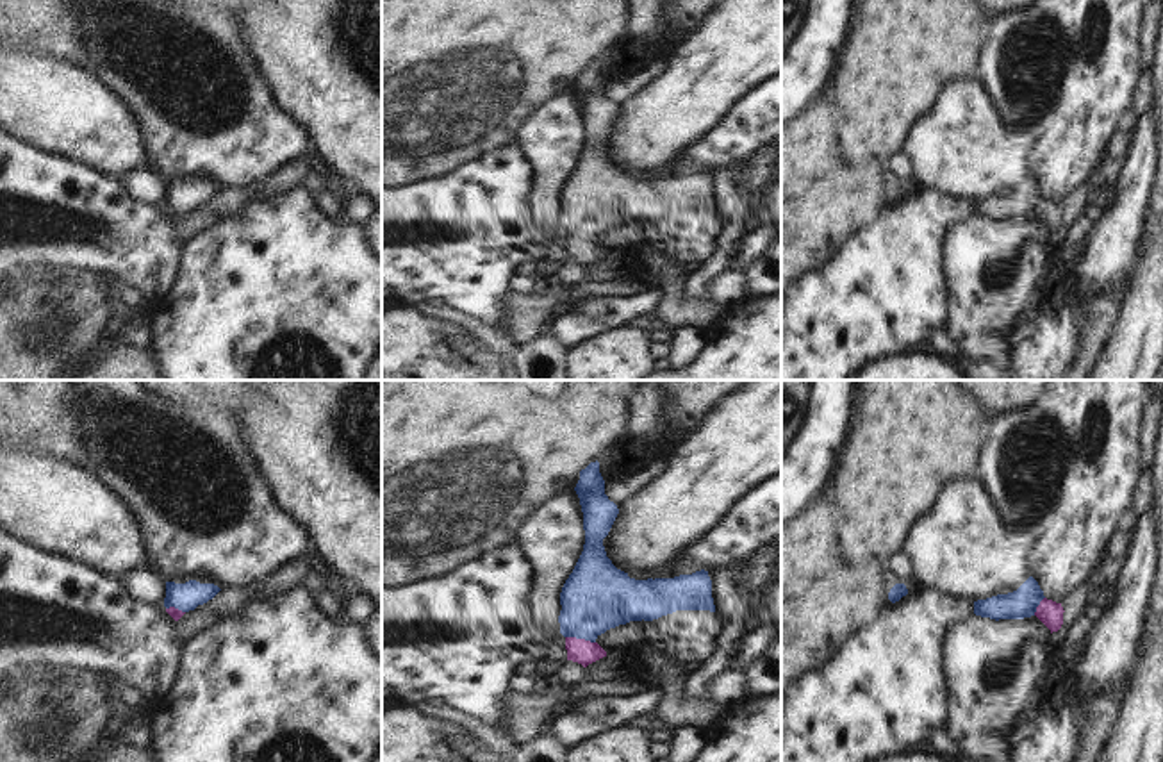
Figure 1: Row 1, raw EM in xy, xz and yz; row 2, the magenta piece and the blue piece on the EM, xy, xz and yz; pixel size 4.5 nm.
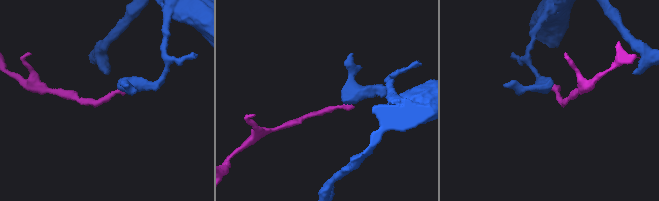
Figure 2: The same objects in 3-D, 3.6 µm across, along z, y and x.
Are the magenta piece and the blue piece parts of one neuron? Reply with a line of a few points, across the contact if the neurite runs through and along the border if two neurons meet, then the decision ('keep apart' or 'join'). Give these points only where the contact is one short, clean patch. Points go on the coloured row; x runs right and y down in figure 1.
line xz (584, 652), (580, 639), (580, 621), (596, 596); join

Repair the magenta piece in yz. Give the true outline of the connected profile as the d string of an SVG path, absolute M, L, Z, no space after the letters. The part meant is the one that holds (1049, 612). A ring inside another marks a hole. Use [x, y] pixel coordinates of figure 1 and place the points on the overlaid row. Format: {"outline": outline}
{"outline": "M1029 576L1017 591L974 601L974 614L990 619L1024 619L1036 616L1049 630L1063 625L1063 607L1043 596L1038 582Z"}

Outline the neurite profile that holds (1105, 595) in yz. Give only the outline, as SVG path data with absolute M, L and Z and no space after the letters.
M1108 566L1102 575L1099 576L1097 591L1093 594L1093 601L1104 610L1115 600L1115 587L1113 587L1115 571Z

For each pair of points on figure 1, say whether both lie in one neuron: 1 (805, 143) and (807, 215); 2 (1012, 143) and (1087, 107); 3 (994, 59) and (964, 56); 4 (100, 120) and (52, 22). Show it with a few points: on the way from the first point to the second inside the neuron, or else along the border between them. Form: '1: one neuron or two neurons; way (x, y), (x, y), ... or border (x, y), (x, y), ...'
1: one neuron; way (805, 161), (805, 197)
2: two neurons; border (994, 102), (1010, 125), (1024, 131)
3: two neurons; border (989, 20), (981, 31), (978, 79)
4: two neurons; border (31, 47), (77, 63)

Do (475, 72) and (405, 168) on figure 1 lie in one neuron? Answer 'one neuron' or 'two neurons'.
one neuron

